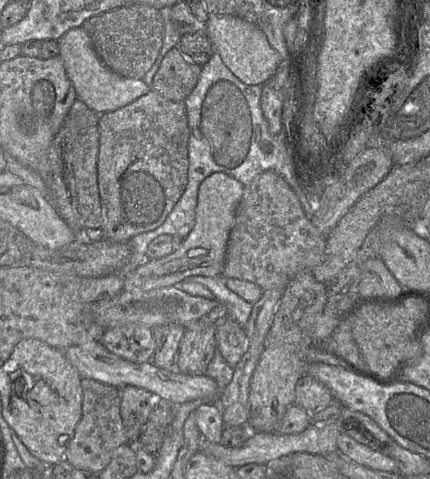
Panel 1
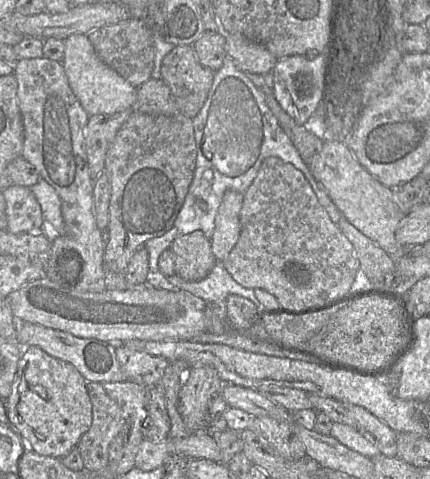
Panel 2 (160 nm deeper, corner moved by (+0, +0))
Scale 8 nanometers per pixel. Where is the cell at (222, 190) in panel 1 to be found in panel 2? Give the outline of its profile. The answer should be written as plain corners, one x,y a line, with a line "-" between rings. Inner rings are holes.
234,190
225,191
222,197
210,238
211,250
217,262
223,262
228,257
239,239
243,202
244,194

